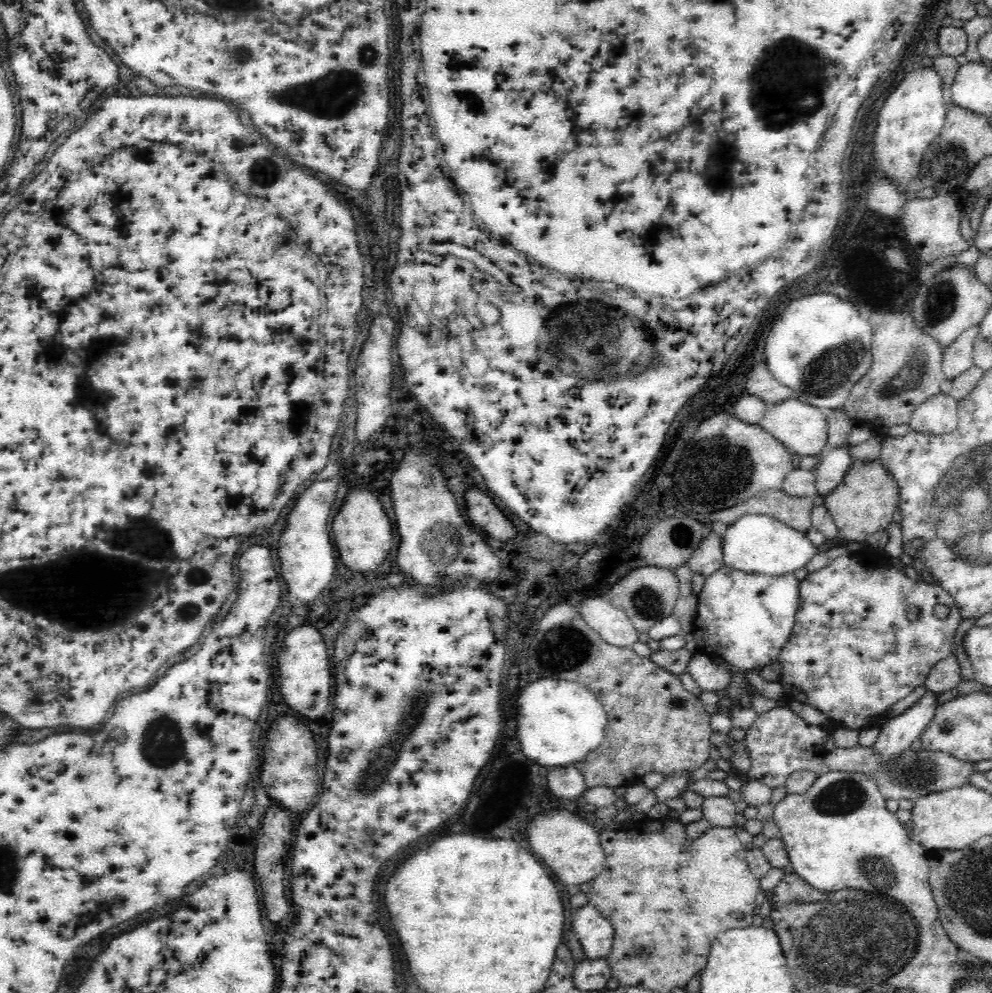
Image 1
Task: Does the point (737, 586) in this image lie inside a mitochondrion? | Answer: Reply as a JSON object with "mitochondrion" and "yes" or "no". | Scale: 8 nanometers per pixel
{"mitochondrion":"no"}

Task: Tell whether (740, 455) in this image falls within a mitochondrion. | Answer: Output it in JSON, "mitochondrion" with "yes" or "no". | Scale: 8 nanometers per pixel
{"mitochondrion":"yes"}

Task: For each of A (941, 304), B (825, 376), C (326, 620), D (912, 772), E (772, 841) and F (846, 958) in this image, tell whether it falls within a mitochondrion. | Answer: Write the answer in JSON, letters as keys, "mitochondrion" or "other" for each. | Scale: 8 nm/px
{"A":"mitochondrion","B":"mitochondrion","C":"other","D":"mitochondrion","E":"other","F":"mitochondrion"}

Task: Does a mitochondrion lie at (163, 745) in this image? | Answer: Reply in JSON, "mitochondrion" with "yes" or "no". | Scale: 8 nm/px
{"mitochondrion":"yes"}

